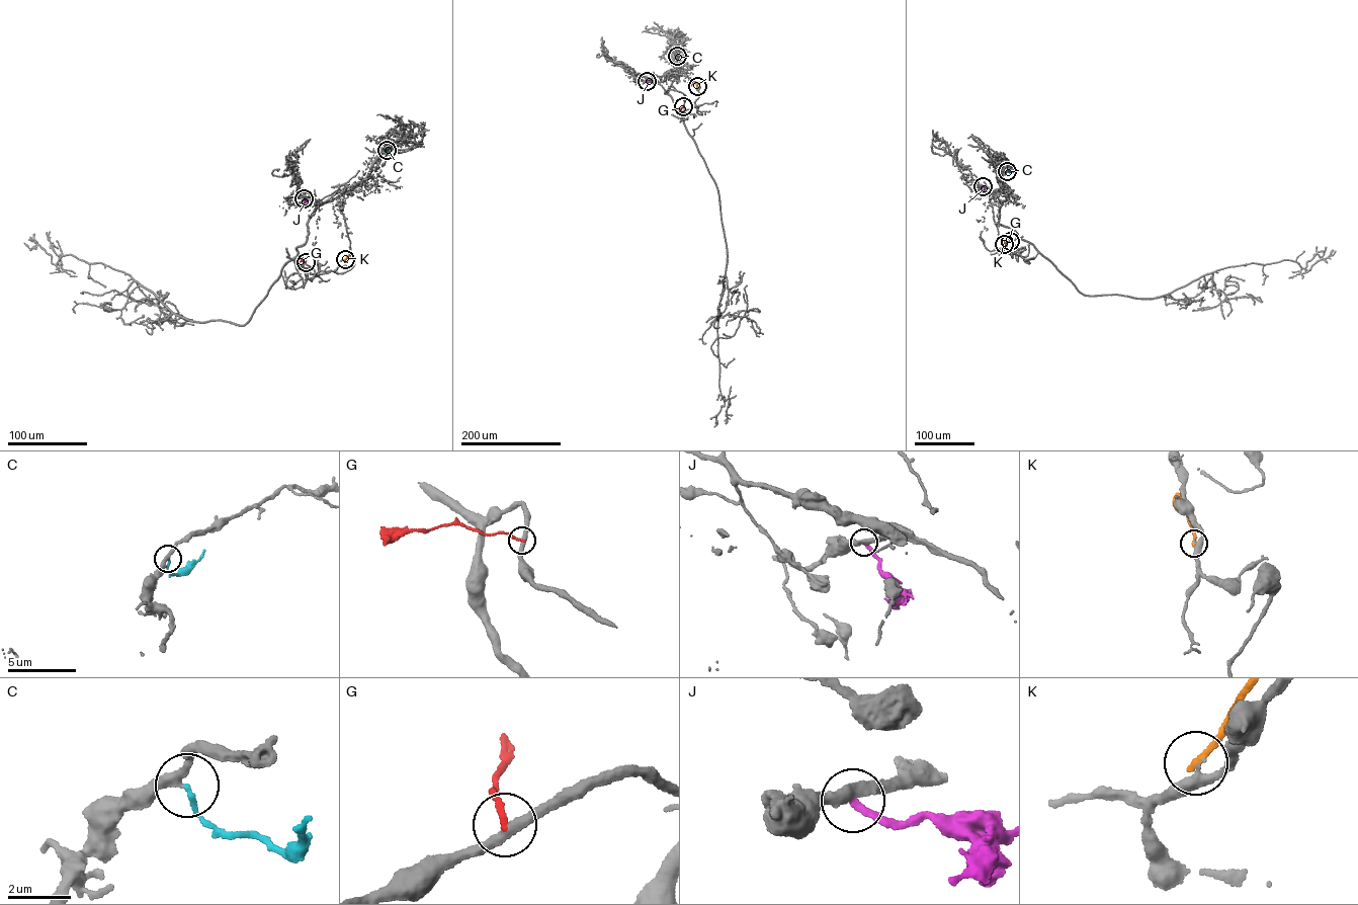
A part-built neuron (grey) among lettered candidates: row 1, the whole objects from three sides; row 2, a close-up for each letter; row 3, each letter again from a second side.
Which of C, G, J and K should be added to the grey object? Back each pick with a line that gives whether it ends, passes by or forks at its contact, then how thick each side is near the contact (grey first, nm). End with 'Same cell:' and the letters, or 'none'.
C: it ends; calibres 260 and 150 nm
Same cell: C

